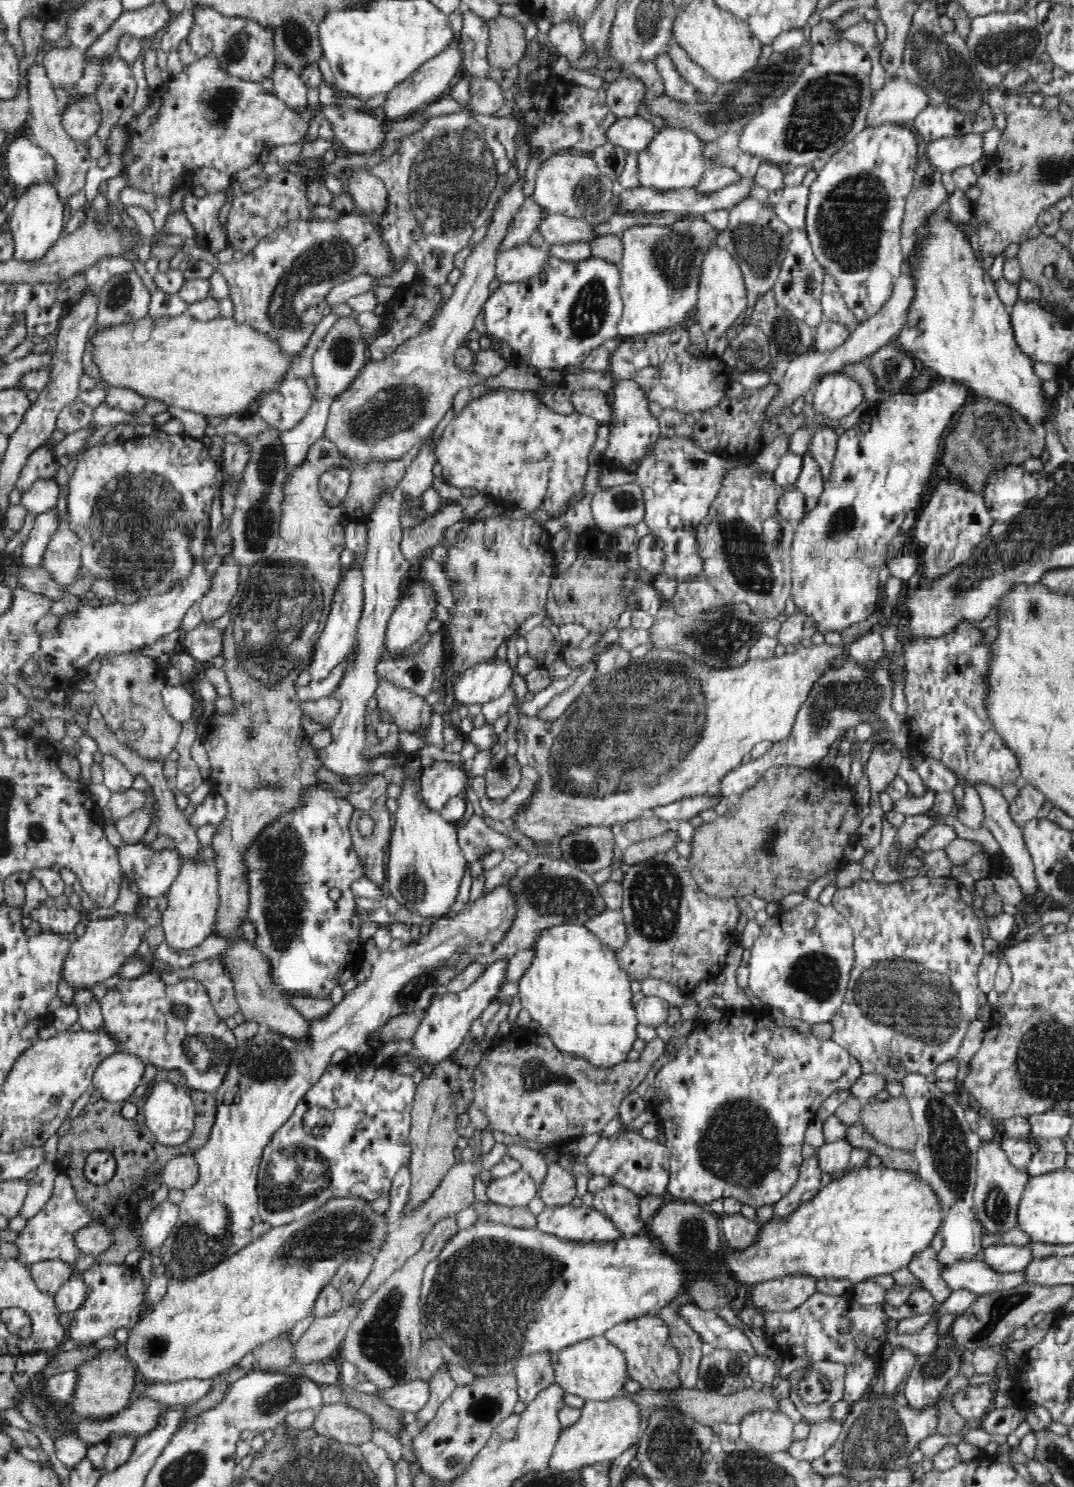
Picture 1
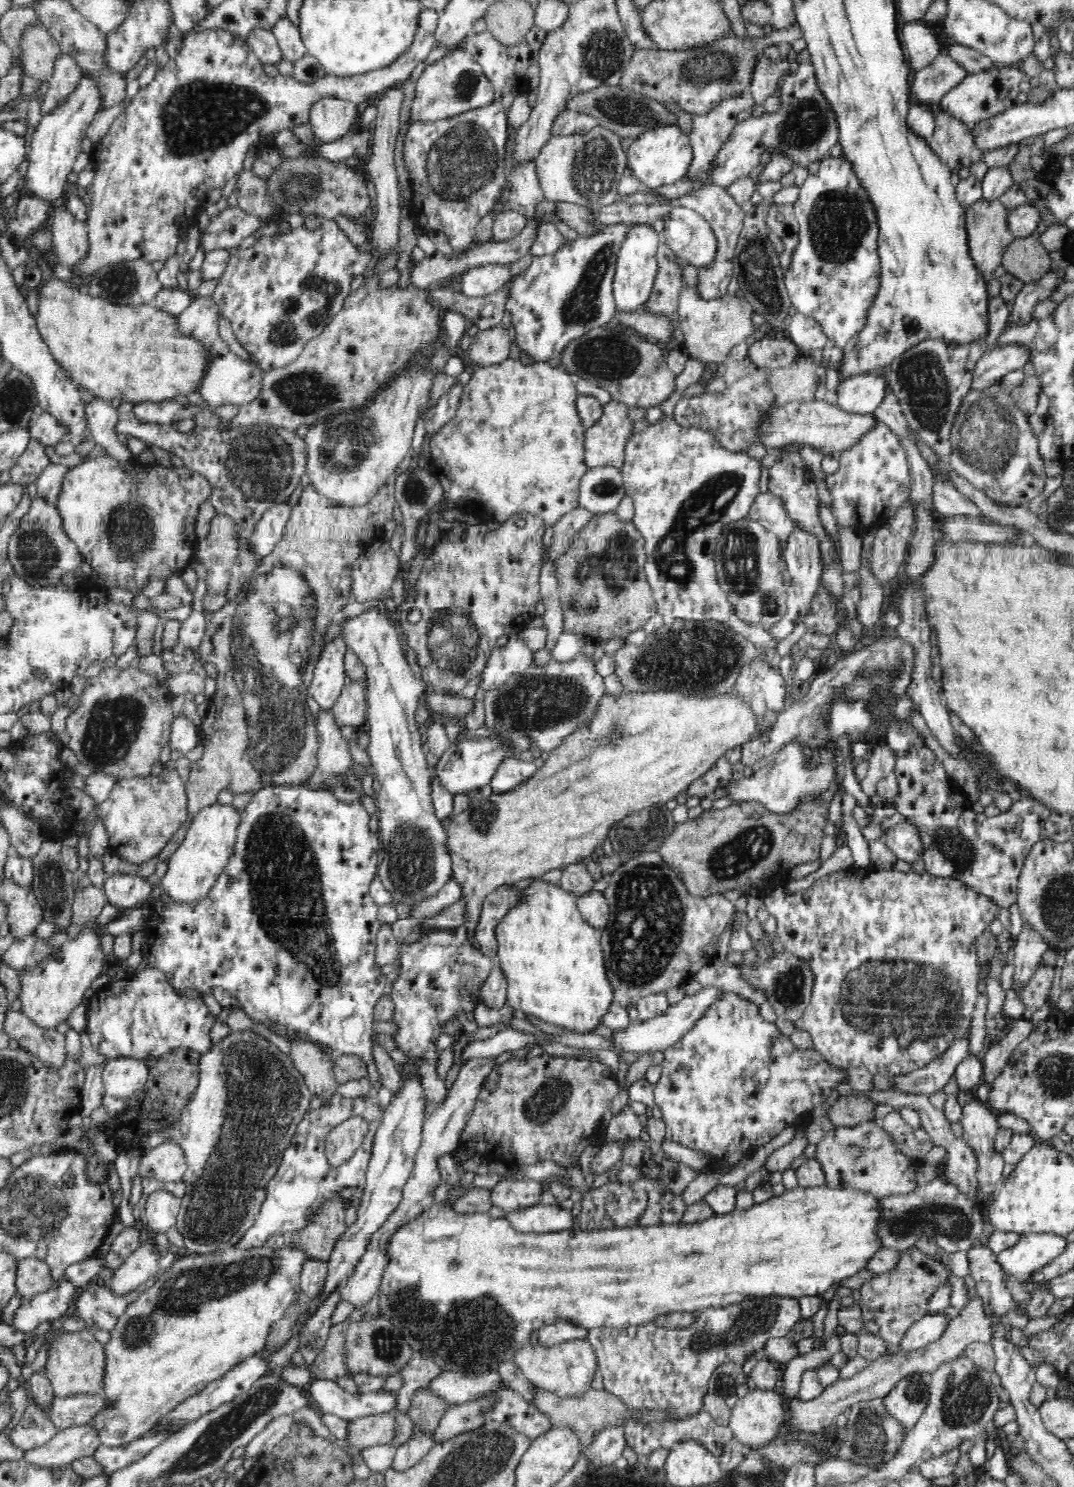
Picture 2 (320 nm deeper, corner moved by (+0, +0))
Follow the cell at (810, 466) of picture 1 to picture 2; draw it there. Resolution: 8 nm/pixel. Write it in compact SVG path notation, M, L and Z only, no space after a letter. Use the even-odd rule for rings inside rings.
M794 524L785 542L783 557L785 558L785 566L791 577L788 587L787 612L784 618L780 622L776 622L769 631L770 636L774 636L774 639L778 642L782 642L794 630L795 626L803 622L803 616L807 613L810 599L821 580L824 565L822 565L820 537L814 535L812 531Z

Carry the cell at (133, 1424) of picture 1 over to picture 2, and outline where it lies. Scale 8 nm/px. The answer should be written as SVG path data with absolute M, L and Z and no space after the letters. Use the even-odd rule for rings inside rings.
M84 1423L83 1425L74 1425L71 1427L62 1427L57 1429L54 1436L42 1446L32 1450L24 1451L24 1460L47 1470L65 1468L74 1460L84 1457L92 1457L94 1451L101 1445L100 1435L96 1429L96 1423Z

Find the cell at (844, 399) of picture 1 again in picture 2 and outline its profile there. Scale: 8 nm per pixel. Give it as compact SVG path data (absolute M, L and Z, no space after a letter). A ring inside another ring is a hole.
M874 373L852 374L840 381L838 409L854 414L873 414L886 396L886 381Z

